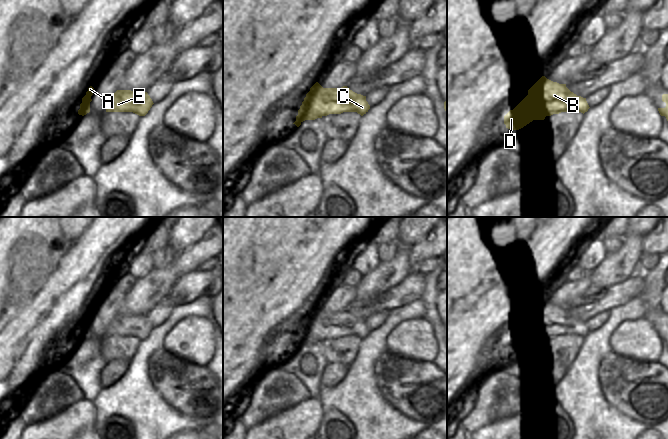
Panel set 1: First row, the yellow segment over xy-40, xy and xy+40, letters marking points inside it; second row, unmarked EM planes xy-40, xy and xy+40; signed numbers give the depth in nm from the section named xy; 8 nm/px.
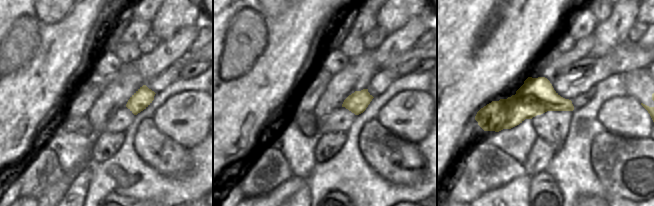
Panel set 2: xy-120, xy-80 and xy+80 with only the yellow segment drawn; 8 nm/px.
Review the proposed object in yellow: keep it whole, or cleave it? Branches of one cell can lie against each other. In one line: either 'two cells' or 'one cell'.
two cells

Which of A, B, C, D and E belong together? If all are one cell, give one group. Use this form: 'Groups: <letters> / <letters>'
Groups: A B C E / D.

